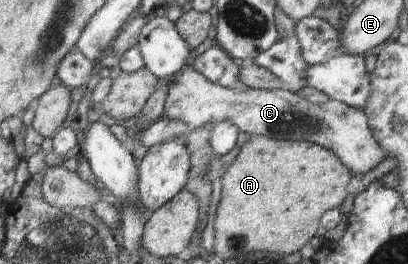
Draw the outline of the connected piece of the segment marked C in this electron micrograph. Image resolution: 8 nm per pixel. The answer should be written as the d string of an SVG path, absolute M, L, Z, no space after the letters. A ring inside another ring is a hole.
M187 64L167 84L164 118L185 122L190 130L204 125L214 126L222 121L230 121L239 128L242 134L262 135L279 141L308 141L331 150L348 168L352 177L364 176L366 172L370 172L372 168L376 168L387 158L387 152L373 135L368 117L362 111L346 106L343 102L330 99L323 105L312 104L304 97L284 89L265 91L248 87L244 92L233 91L210 82Z

